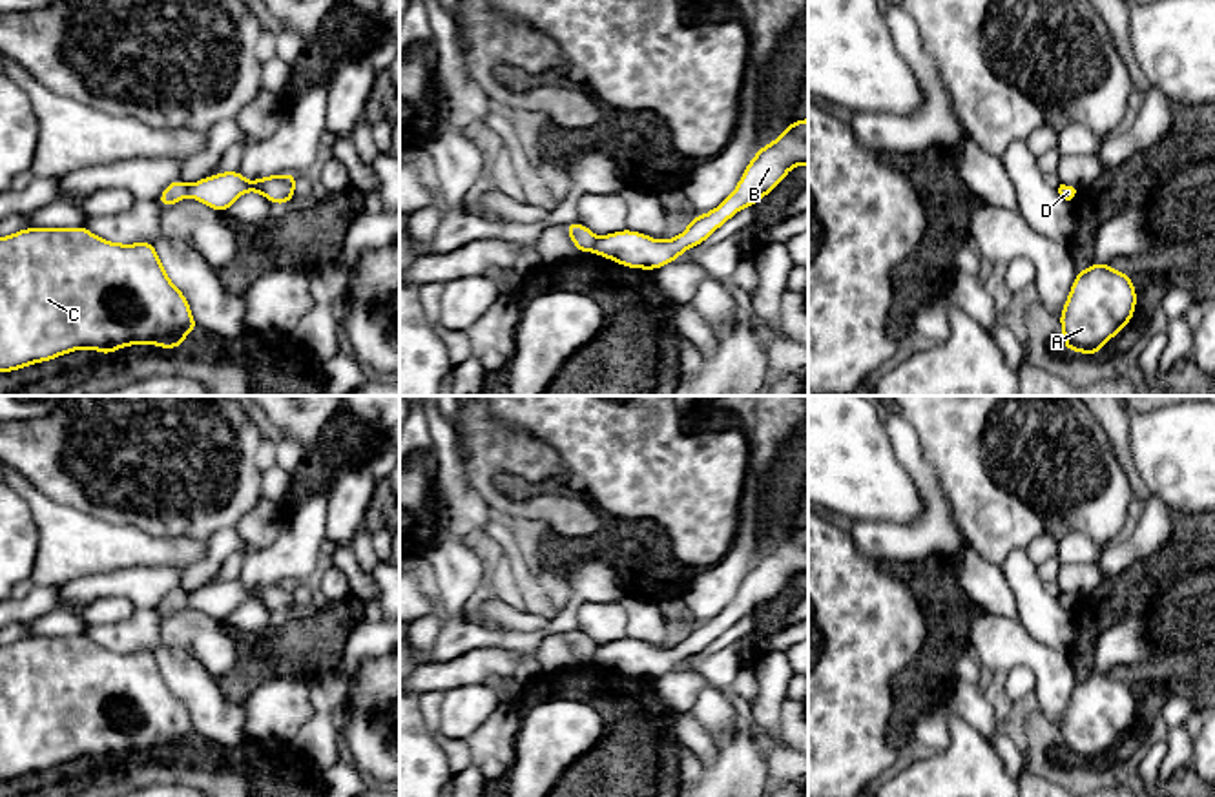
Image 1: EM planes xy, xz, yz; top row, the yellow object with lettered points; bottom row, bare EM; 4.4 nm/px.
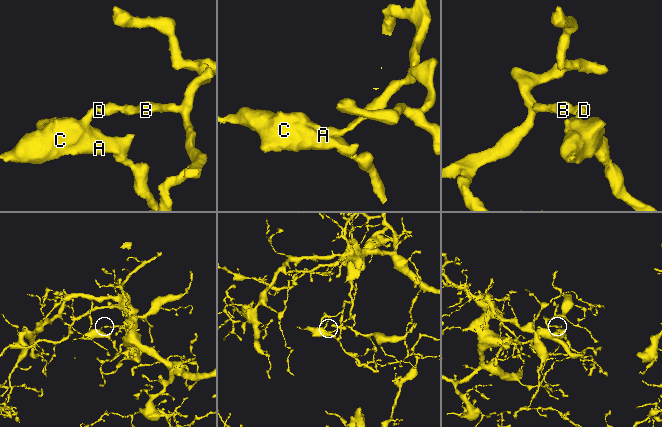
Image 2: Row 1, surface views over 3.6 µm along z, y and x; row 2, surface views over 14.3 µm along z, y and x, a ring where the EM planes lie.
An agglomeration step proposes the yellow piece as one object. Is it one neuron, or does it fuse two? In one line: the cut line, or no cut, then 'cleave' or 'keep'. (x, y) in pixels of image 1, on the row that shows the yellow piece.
cut xz (599, 238), (593, 250); cleave

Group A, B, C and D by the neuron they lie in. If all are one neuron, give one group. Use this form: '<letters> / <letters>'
A C / B D

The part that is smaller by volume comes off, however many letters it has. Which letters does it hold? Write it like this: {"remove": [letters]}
{"remove": ["A", "C"]}

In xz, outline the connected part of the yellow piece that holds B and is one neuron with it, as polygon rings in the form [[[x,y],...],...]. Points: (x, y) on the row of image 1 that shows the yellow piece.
[[[808,119],[792,122],[774,142],[761,146],[735,190],[711,212],[695,215],[680,235],[657,241],[624,228],[598,237],[595,254],[626,268],[651,272],[675,263],[680,254],[702,244],[737,212],[766,197],[799,164],[808,166]]]

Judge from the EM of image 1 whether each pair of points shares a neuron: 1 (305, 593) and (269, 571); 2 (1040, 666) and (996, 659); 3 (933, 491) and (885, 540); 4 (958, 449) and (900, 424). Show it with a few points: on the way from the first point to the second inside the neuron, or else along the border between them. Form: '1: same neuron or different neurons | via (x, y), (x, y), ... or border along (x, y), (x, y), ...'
1: different neurons | border along (312, 580), (300, 586)
2: same neuron | via (1029, 657), (1007, 657)
3: same neuron | via (933, 509), (933, 517), (909, 540), (903, 540)
4: different neurons | border along (900, 414), (916, 433), (920, 451), (933, 467)

